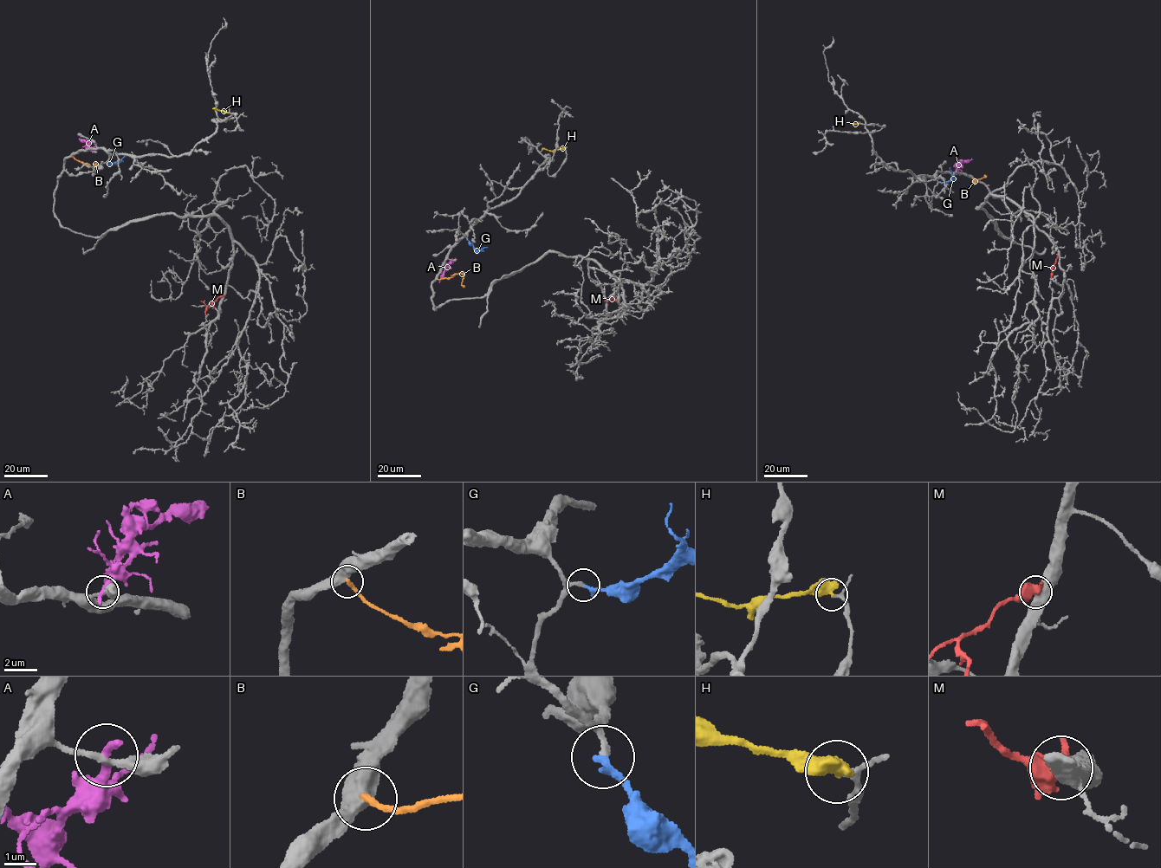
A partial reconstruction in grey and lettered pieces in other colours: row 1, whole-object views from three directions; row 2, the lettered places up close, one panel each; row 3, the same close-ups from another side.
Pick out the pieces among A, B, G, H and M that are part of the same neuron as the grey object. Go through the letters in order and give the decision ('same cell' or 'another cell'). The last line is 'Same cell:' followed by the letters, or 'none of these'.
A: another cell
B: another cell
G: same cell
H: another cell
M: another cell
Same cell: G

